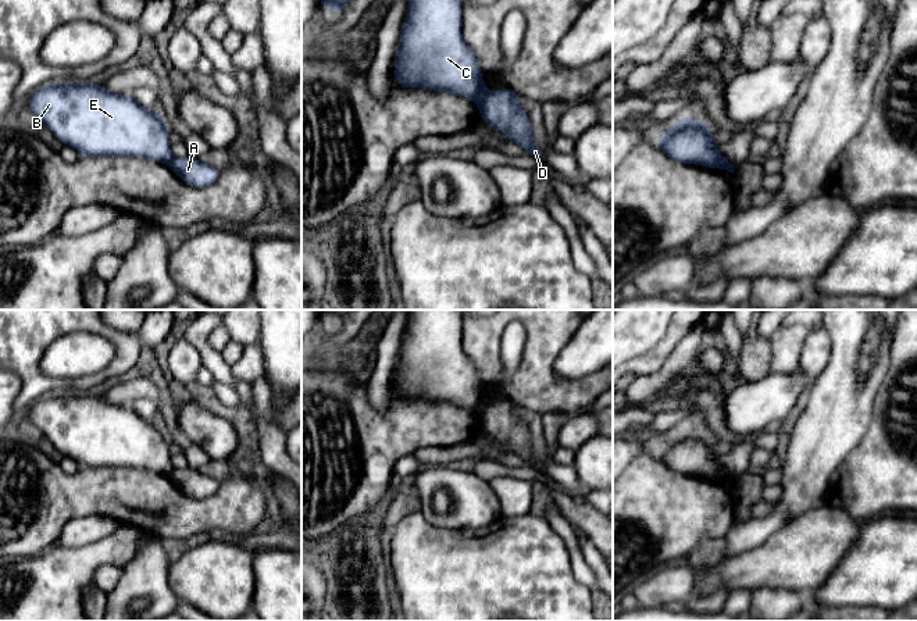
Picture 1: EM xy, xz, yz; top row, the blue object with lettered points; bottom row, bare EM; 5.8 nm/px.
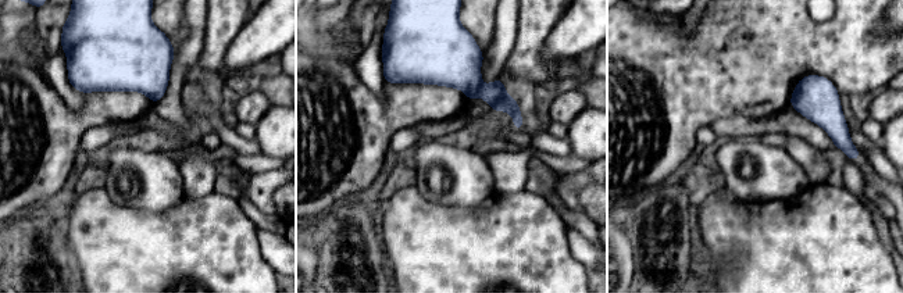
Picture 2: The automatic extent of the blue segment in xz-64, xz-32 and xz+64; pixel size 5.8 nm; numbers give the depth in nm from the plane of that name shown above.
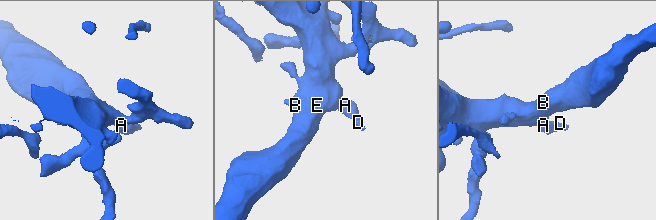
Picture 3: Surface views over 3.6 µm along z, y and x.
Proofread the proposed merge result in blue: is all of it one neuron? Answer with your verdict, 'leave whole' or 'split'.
split

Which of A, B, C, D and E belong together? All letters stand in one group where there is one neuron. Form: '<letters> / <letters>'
A D / B C E

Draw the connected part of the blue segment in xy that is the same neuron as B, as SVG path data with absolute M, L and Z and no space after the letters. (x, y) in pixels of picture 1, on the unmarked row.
M51 395L28 411L31 422L65 457L85 468L140 468L171 477L168 438L158 422L147 422L133 408L108 403L104 396Z

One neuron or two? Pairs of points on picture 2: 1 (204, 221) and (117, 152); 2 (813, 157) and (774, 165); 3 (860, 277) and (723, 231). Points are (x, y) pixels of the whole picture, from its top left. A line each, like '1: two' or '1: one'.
1: two
2: two
3: one

